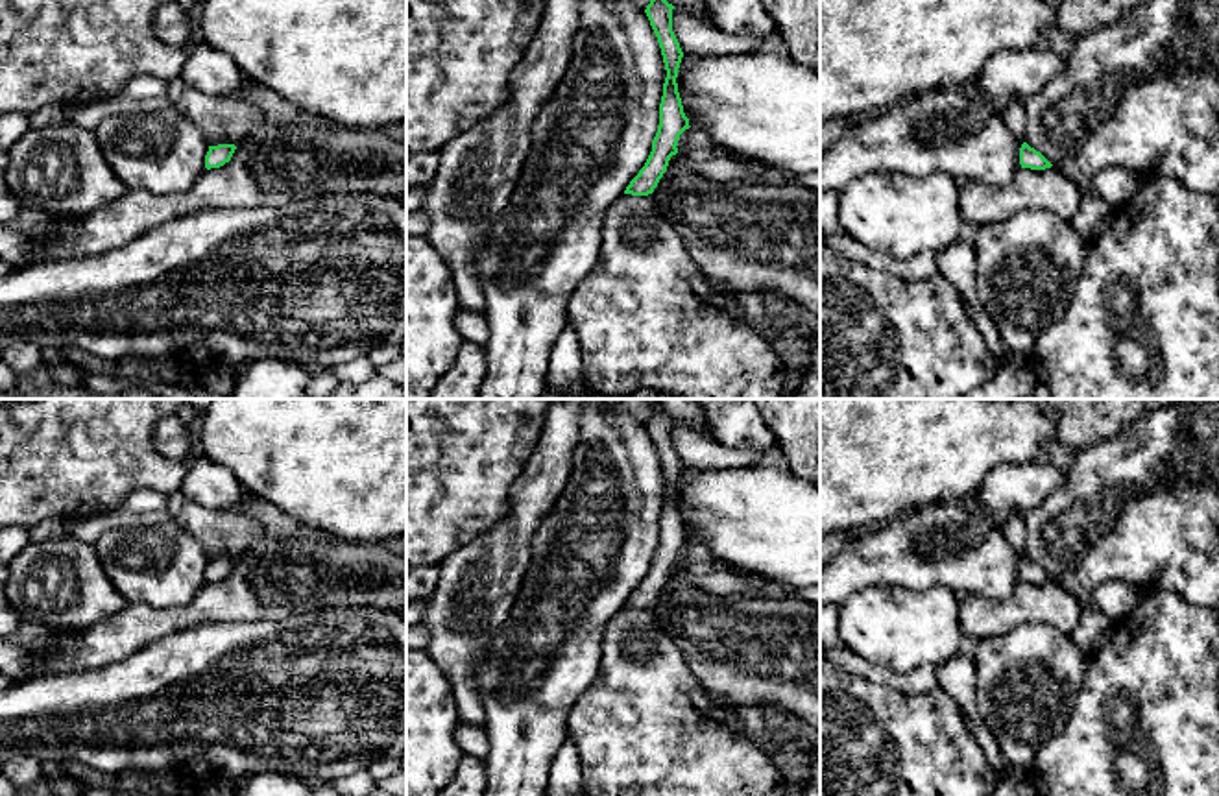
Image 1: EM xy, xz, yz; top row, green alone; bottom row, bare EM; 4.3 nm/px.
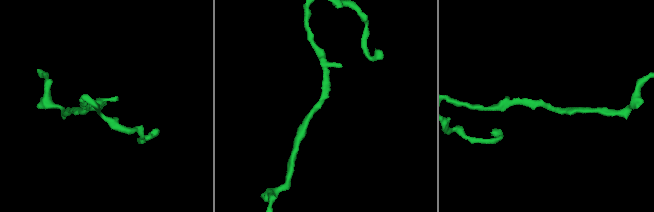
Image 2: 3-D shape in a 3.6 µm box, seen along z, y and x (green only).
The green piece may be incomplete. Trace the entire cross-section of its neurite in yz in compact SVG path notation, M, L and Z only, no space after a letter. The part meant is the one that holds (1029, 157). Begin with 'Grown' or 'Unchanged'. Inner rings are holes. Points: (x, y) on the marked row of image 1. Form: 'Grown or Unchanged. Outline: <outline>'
Unchanged. Outline: M1023 142L1020 148L1020 164L1021 168L1031 170L1045 170L1053 166L1040 151L1031 148L1027 142Z

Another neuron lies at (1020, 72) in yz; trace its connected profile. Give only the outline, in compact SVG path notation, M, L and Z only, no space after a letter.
M1010 48L986 61L977 85L984 98L997 96L1005 102L1025 102L1064 68L1066 59L1047 48Z

